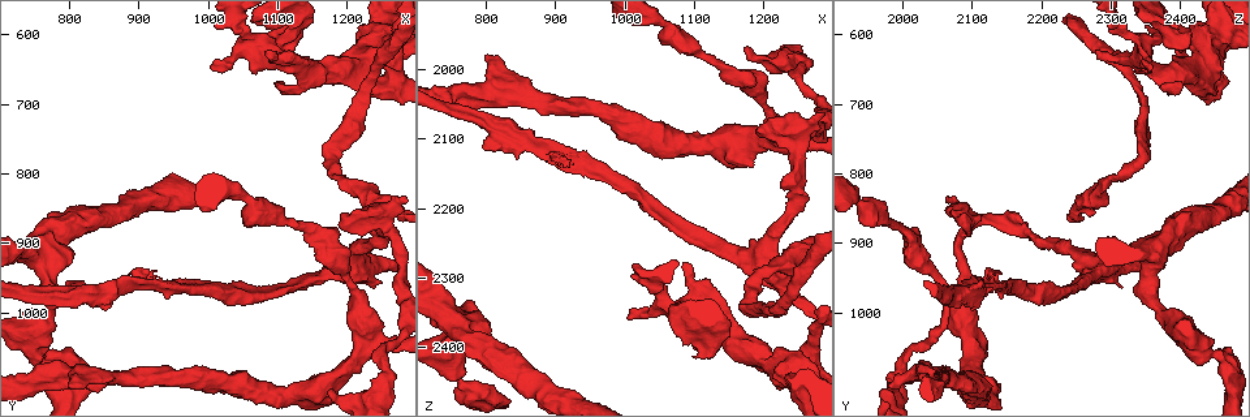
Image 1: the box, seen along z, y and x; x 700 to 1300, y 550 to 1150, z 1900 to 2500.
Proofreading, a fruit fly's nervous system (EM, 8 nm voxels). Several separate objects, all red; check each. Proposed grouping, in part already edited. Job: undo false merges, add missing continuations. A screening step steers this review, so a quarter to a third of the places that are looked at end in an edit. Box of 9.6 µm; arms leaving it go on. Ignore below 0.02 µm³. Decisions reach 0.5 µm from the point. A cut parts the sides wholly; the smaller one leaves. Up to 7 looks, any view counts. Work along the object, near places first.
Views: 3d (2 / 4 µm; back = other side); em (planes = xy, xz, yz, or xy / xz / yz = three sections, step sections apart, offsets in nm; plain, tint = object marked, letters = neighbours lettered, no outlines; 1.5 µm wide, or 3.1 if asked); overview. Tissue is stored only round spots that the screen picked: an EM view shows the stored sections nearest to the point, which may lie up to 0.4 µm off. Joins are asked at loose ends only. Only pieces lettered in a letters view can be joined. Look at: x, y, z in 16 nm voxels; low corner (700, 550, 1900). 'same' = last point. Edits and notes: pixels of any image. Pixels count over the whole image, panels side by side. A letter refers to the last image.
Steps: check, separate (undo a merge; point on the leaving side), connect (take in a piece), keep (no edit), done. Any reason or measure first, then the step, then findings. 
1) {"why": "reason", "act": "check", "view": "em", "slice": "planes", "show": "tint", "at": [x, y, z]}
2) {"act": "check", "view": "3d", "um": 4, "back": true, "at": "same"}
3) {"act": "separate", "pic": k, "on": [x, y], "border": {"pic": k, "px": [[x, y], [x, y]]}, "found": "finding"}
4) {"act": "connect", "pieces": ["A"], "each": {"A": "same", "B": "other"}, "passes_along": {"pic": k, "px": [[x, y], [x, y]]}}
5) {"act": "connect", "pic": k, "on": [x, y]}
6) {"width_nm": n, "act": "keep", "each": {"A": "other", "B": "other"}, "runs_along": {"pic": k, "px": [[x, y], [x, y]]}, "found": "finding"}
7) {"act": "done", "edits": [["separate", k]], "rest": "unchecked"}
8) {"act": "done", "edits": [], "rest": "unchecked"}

{"why": "branch stops here", "act": "check", "view": "3d", "um": 2, "at": [1000, 650, 2365]}

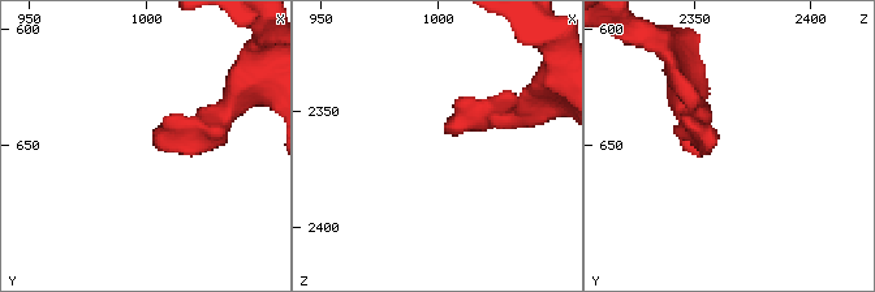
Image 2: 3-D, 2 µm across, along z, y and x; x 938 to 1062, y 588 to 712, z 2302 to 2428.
{"act": "check", "view": "em", "slice": "xy", "step": 4, "show": "tint", "at": [1004, 647, 2361]}

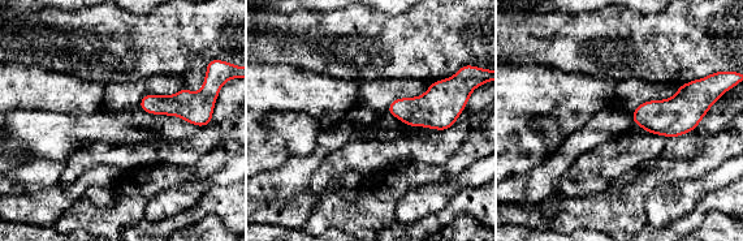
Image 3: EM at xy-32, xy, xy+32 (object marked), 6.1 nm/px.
{"act": "check", "view": "em", "slice": "xy", "step": 4, "show": "letters", "at": "same"}

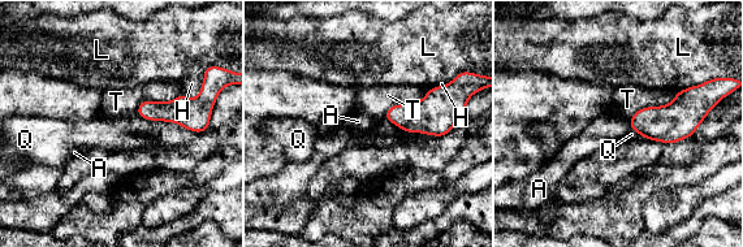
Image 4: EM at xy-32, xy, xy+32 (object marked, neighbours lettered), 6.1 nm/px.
{"act": "keep", "each": {"A": "other", "H": "other", "L": "other", "Q": "other", "T": "other"}, "found": "no lettered piece goes on from it"}

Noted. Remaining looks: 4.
{"why": "free end", "act": "check", "view": "3d", "um": 4, "at": [1190, 860, 2085]}

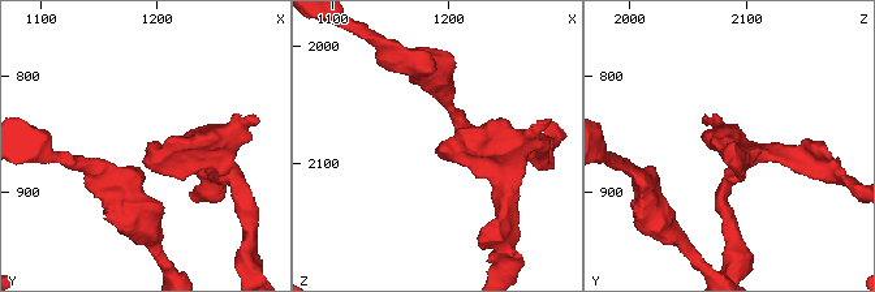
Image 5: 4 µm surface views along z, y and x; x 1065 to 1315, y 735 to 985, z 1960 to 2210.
{"act": "check", "view": "em", "slice": "planes", "show": "letters", "at": [1190, 862, 2086]}

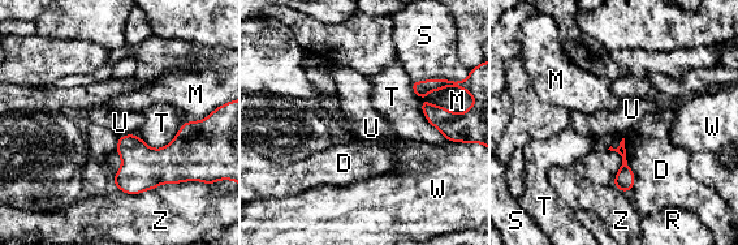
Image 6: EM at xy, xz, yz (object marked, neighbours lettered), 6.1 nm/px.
{"longest_contact_nm": ["Z", 550], "act": "keep", "each": {"D": "other", "M": "other", "R": "other", "S": "other", "T": "other", "U": "other", "W": "other", "Z": "other"}, "border": {"pic": 6, "px": [[624, 137], [631, 190]]}, "found": "no lettered piece goes on from it"}

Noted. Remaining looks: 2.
{"why": "an open end", "act": "check", "view": "3d", "um": 2, "back": true, "at": [800, 1100, 1980]}

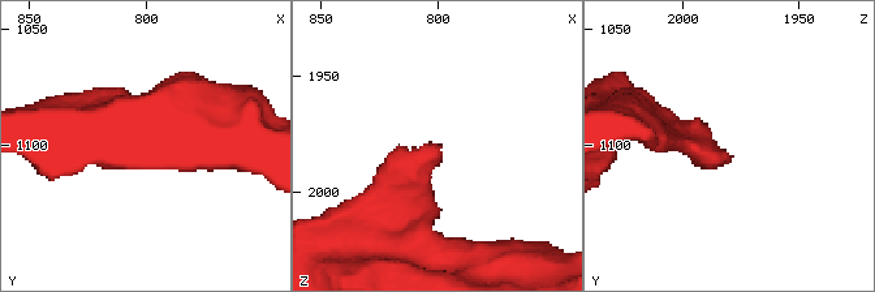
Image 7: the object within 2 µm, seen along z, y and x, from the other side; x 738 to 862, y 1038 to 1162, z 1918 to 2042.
{"act": "check", "view": "em", "slice": "planes", "show": "letters", "at": [799, 1103, 1979]}

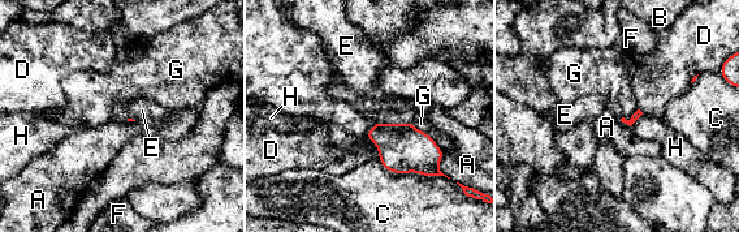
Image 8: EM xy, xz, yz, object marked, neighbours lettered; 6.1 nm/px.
{"act": "connect", "pieces": ["E"], "each": {"A": "other", "B": "other", "C": "other", "D": "other", "E": "same", "F": "other", "G": "other", "H": "other"}, "passes_along": {"pic": 8, "px": [[402, 149], [393, 124], [392, 111]]}, "found": "it goes on there"}

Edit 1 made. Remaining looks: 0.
{"act": "done", "edits": [["connect", 8]], "rest": "unchecked"}

